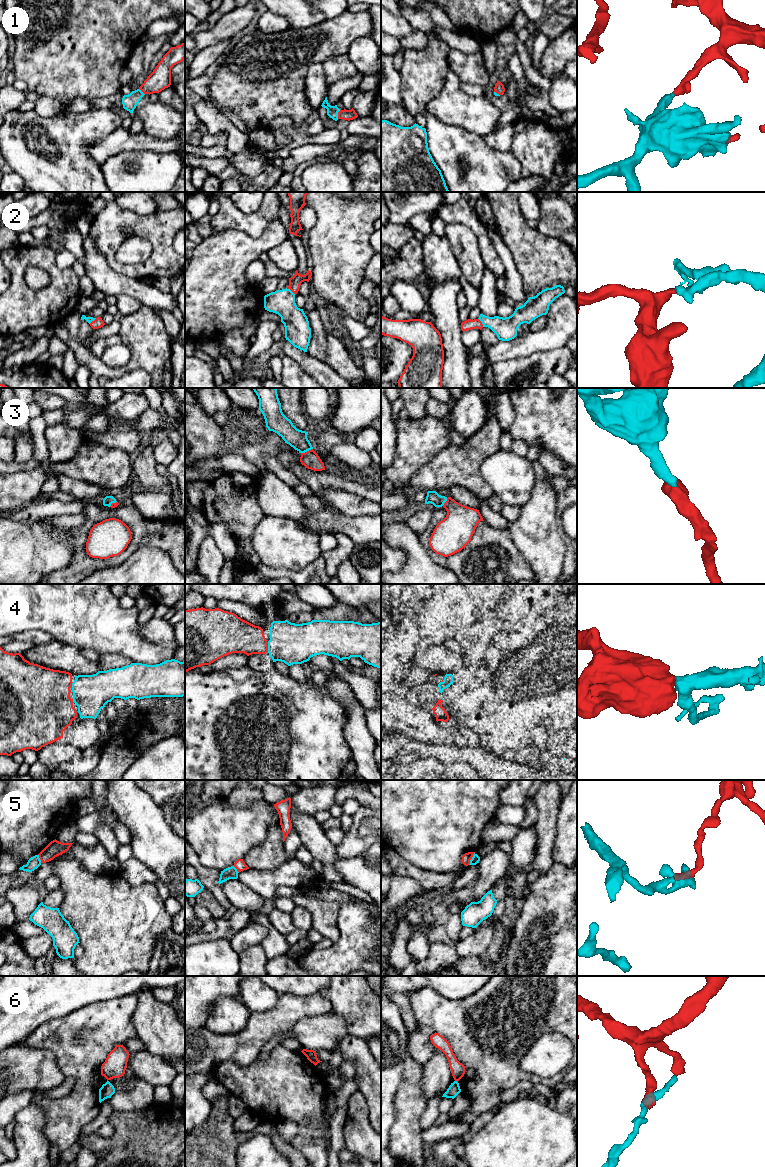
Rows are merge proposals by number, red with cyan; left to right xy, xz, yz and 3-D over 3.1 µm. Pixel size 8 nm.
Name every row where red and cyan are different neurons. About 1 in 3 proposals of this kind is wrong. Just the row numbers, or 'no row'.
5, 6

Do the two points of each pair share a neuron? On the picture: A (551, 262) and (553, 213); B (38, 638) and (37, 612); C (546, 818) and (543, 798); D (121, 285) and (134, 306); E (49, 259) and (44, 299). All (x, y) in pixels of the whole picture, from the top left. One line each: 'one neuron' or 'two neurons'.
A: two neurons
B: two neurons
C: one neuron
D: two neurons
E: one neuron

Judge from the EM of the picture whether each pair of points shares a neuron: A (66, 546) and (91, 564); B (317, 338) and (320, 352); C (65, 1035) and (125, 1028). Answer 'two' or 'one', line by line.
A: two
B: one
C: one

